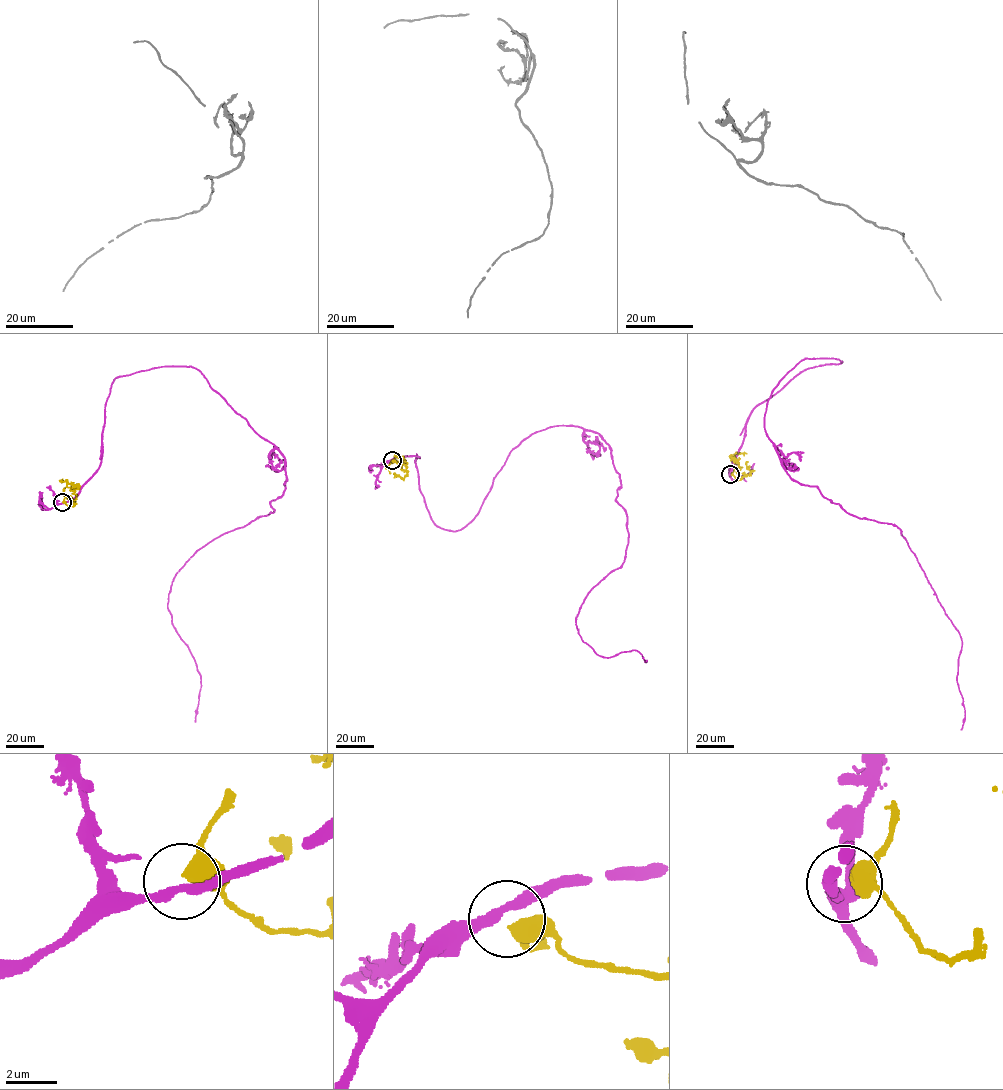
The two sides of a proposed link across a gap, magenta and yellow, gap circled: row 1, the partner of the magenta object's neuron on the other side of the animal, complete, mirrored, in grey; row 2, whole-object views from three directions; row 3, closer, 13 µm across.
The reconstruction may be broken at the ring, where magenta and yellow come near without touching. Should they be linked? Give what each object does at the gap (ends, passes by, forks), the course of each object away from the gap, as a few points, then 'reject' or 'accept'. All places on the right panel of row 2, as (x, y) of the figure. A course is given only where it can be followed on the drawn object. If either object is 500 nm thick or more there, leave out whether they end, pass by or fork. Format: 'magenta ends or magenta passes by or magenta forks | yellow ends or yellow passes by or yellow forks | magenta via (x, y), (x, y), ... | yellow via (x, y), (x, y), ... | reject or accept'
magenta via (730, 474), (752, 410), (842, 361), (788, 371), (766, 432), (791, 478), (901, 531), (961, 637), (961, 730) | yellow via (731, 473), (739, 478), (737, 470), (740, 467), (731, 457), (736, 453), (747, 453) | reject

